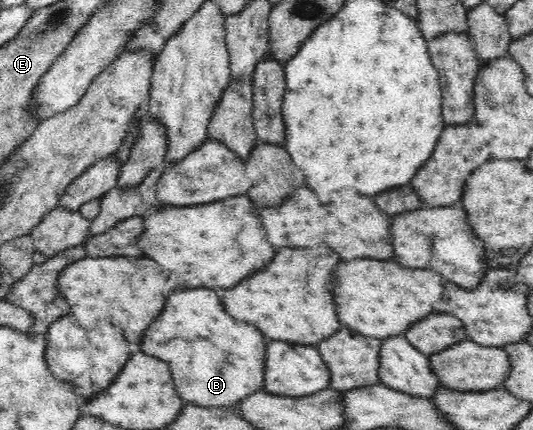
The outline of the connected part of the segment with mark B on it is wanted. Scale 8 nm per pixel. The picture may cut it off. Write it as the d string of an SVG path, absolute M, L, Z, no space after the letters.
M173 290L165 310L143 334L140 350L170 366L177 394L186 404L231 407L264 388L267 337L223 310L213 290Z

